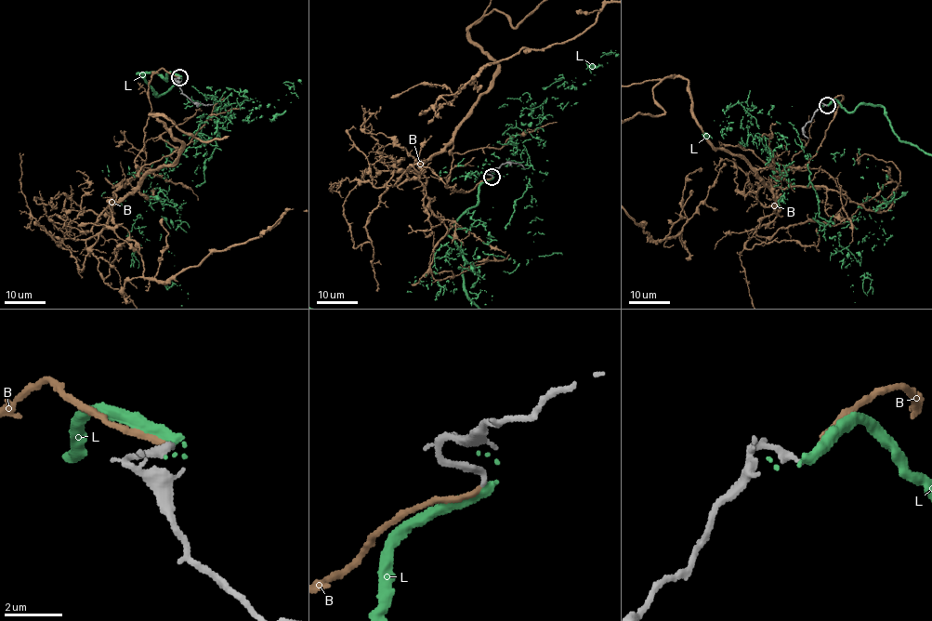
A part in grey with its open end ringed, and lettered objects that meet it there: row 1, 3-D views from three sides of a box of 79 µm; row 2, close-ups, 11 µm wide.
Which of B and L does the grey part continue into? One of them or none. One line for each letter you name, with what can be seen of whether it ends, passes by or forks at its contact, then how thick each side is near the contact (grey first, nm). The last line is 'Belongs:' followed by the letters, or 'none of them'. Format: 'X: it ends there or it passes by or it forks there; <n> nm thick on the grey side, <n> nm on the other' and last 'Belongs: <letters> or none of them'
B: it ends there; 240 nm thick on the grey side, 190 nm on the other
Belongs: B

